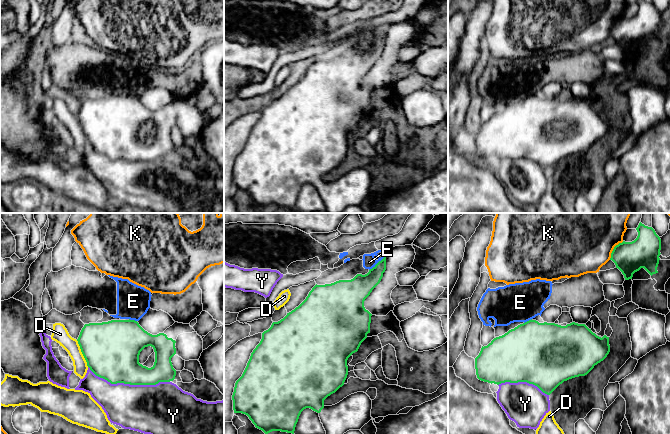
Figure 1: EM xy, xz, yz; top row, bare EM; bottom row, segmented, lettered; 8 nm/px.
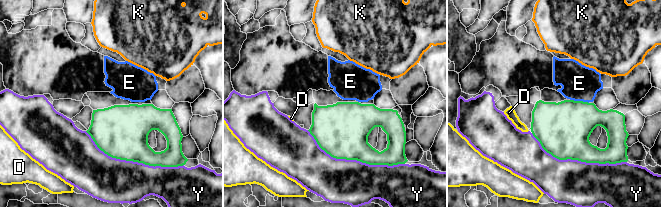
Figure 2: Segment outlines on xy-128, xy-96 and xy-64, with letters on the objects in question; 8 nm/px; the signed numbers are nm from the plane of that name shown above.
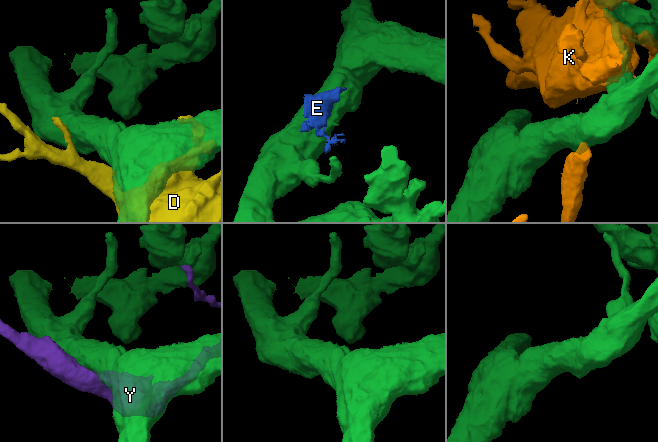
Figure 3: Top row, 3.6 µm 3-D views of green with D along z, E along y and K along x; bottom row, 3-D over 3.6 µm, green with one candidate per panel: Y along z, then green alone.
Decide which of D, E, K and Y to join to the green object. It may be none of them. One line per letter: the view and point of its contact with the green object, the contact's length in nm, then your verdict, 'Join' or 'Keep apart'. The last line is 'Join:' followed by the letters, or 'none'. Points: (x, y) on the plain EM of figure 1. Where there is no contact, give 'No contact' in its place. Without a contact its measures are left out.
D: Touches green at xy (82, 129). Shared border 240 nm. Keep apart
E: Touches green at xz (379, 37). Shared border 200 nm. Keep apart
K: Touches green at yz (613, 25). Shared border 190 nm. Keep apart
Y: Touches green at xy (128, 159). Shared border 650 nm. Keep apart
Join: none

